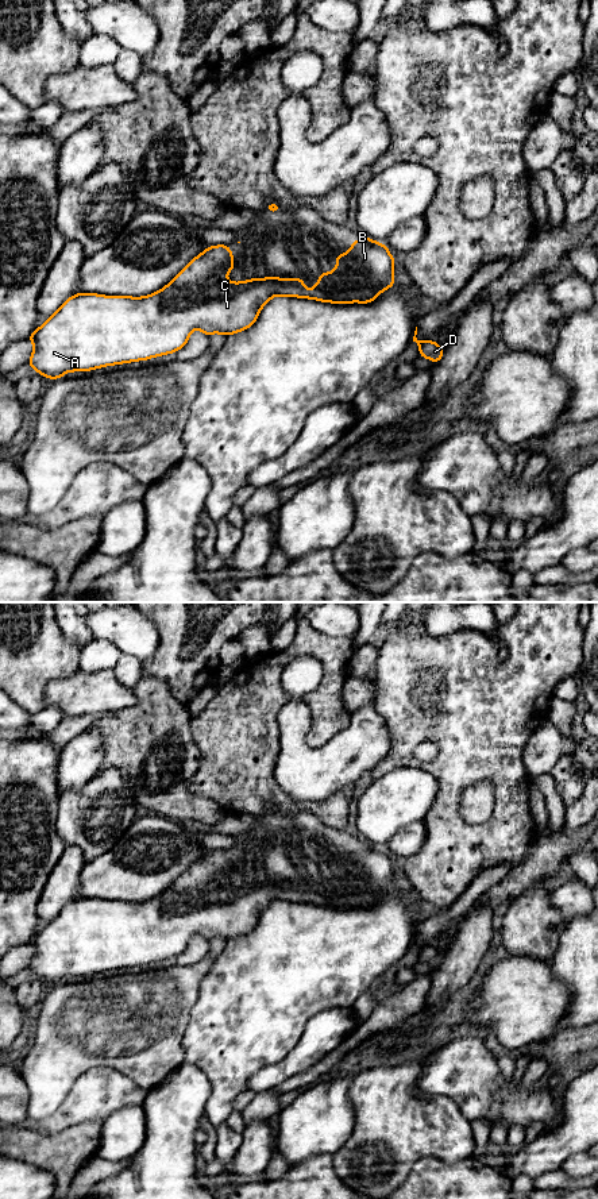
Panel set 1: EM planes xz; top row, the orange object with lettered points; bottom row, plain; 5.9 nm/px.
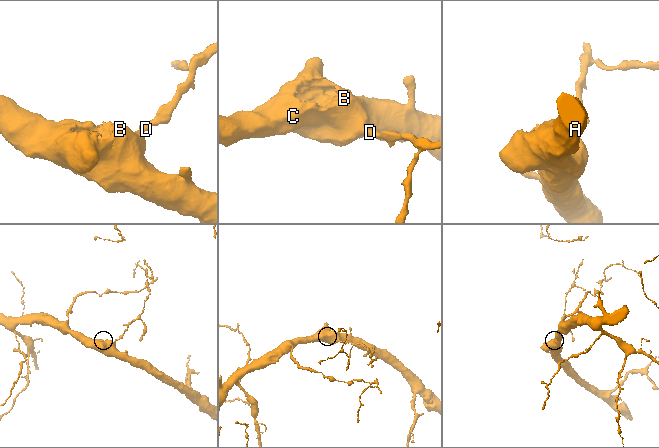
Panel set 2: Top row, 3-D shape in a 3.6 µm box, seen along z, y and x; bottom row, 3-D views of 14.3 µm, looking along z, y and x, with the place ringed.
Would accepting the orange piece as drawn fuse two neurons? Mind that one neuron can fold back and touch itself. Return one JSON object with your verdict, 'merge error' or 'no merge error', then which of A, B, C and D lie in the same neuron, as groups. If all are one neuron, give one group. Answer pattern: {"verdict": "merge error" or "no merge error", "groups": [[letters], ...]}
{"verdict": "no merge error", "groups": [["A", "B", "C", "D"]]}

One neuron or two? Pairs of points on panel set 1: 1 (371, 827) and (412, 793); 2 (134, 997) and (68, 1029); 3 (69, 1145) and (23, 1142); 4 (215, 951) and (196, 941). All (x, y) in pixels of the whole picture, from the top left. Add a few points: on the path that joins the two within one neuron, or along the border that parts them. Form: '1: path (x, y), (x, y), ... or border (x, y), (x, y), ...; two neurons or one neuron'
1: path (381, 817), (402, 795); one neuron
2: path (118, 1013), (110, 1021), (84, 1025); one neuron
3: path (58, 1145), (34, 1145); one neuron
4: border (209, 941), (207, 953); two neurons

